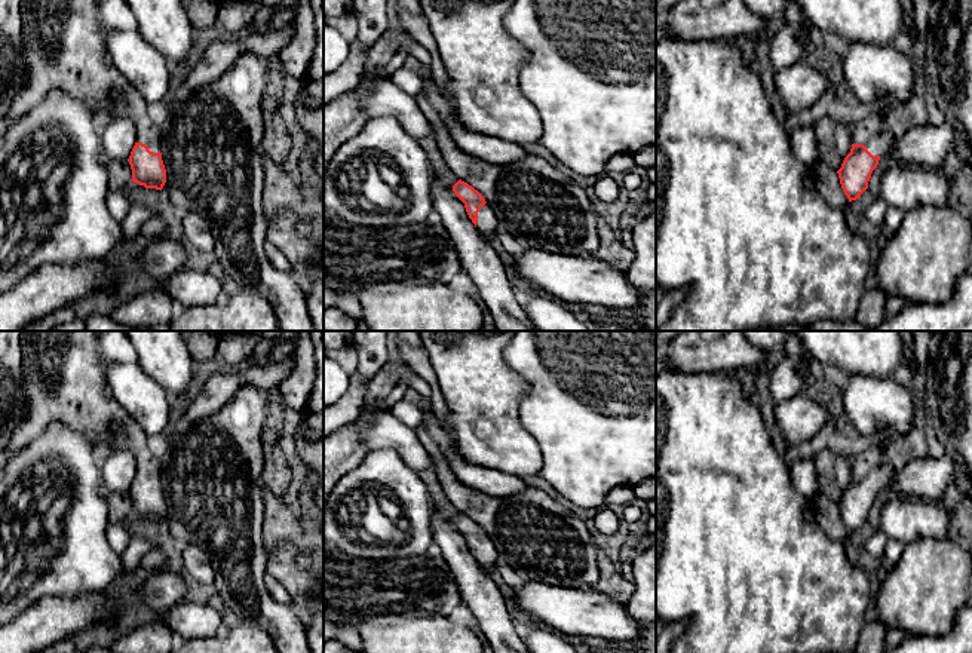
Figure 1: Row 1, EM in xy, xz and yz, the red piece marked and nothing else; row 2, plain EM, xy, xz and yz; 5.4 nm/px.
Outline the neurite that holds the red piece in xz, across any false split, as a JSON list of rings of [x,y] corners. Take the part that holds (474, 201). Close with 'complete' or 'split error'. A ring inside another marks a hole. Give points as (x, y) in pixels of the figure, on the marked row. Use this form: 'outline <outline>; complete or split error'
outline [[[462,180],[453,186],[453,191],[464,203],[466,212],[479,233],[490,240],[499,226],[499,221],[484,196]]]; split error

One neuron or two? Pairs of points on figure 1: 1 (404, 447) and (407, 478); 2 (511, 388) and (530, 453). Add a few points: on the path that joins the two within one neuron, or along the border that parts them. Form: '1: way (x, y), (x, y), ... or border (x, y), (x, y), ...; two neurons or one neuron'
1: border (373, 450), (392, 447), (417, 474); two neurons
2: way (509, 404), (509, 432), (514, 437); one neuron

